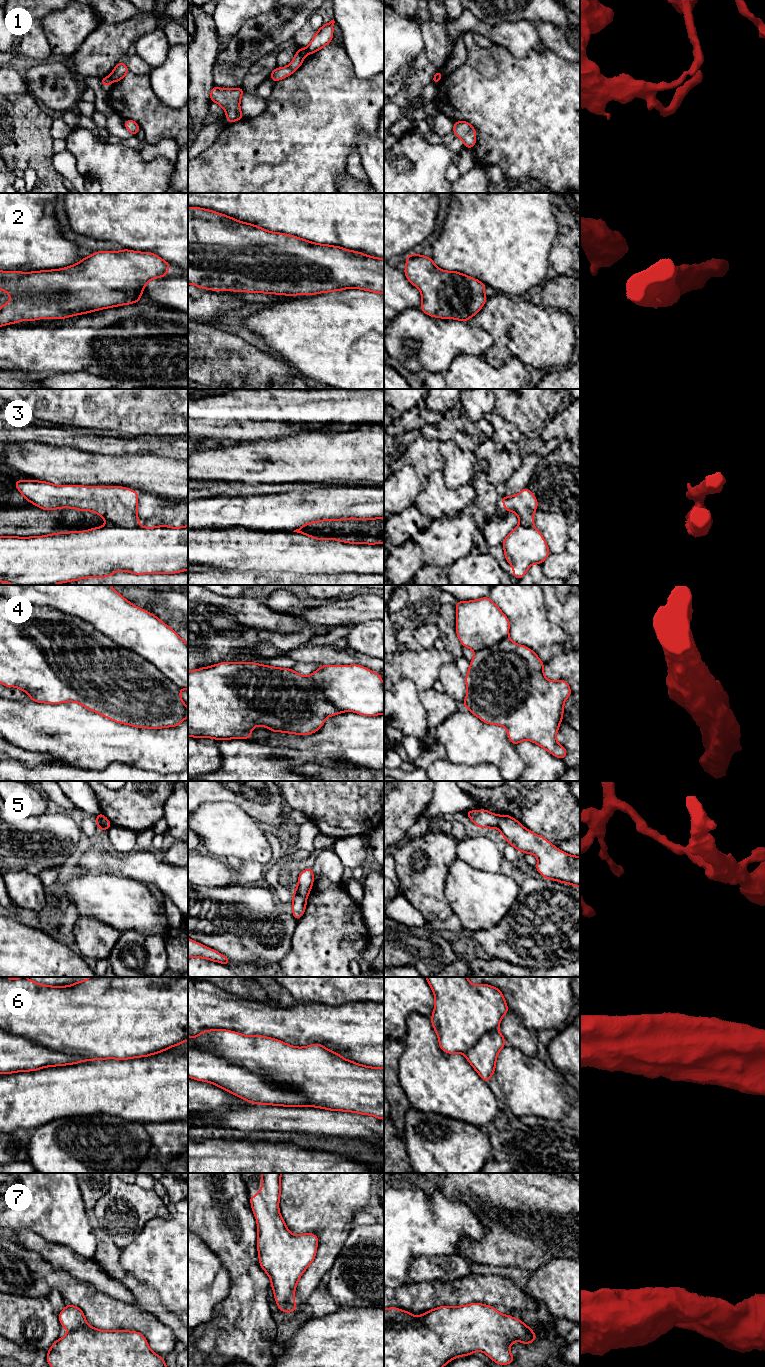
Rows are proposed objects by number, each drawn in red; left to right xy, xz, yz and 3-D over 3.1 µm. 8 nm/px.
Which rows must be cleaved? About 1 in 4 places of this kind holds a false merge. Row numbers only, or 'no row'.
1, 3, 5

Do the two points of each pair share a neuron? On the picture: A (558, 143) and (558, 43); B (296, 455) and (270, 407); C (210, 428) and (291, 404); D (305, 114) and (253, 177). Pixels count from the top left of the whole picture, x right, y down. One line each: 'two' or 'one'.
A: two
B: two
C: one
D: one

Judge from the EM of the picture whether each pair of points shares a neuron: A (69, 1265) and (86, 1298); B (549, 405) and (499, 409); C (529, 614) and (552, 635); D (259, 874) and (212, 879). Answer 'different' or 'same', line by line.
A: different
B: same
C: same
D: same

